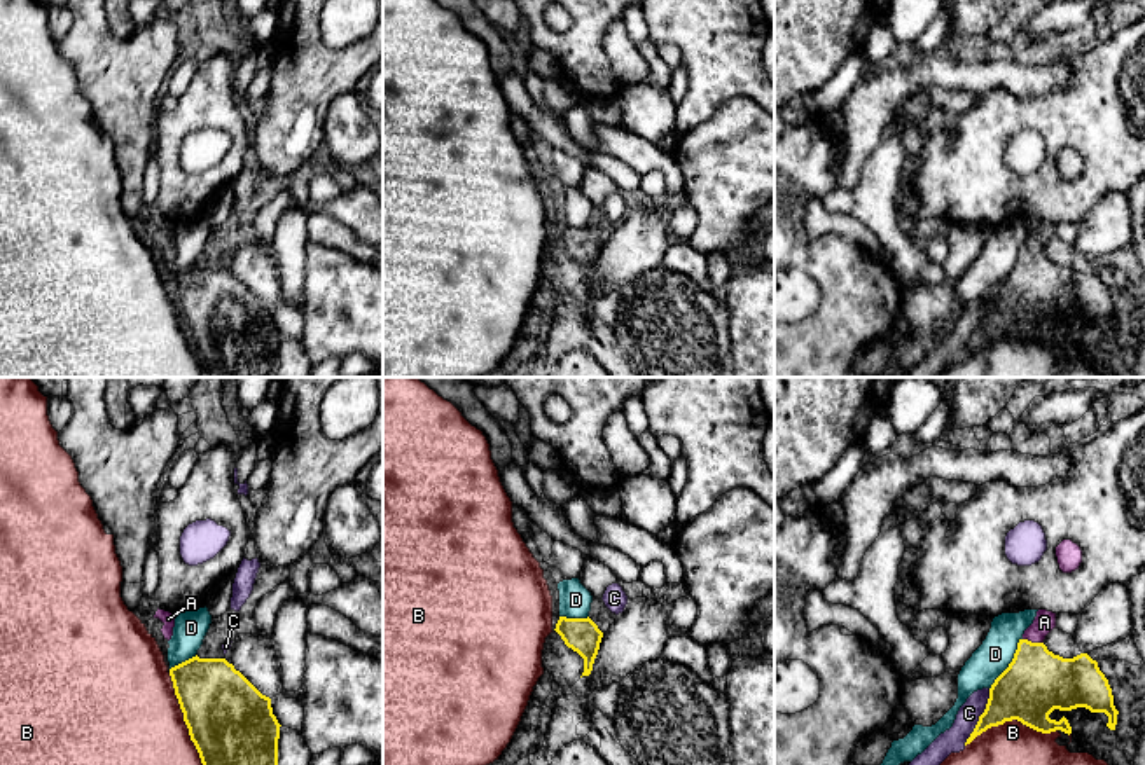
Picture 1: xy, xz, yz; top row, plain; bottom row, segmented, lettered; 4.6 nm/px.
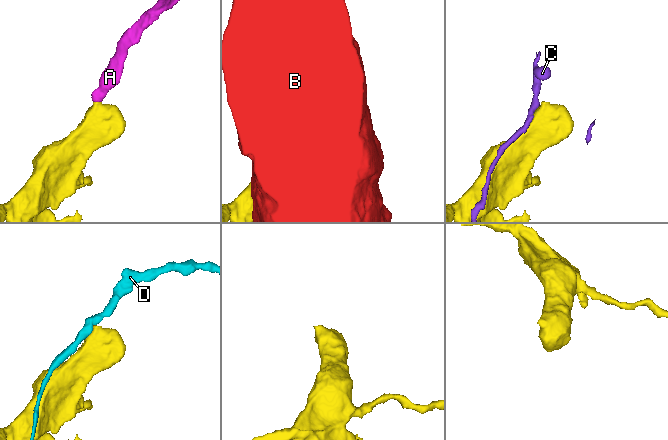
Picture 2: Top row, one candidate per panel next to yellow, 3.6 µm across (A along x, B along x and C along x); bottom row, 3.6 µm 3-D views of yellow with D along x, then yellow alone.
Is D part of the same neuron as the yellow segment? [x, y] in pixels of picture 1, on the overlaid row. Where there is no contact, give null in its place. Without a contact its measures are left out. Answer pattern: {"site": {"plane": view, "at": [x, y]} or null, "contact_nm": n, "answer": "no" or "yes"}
{"site": {"plane": "yz", "at": [1009, 664]}, "contact_nm": 280, "answer": "no"}

